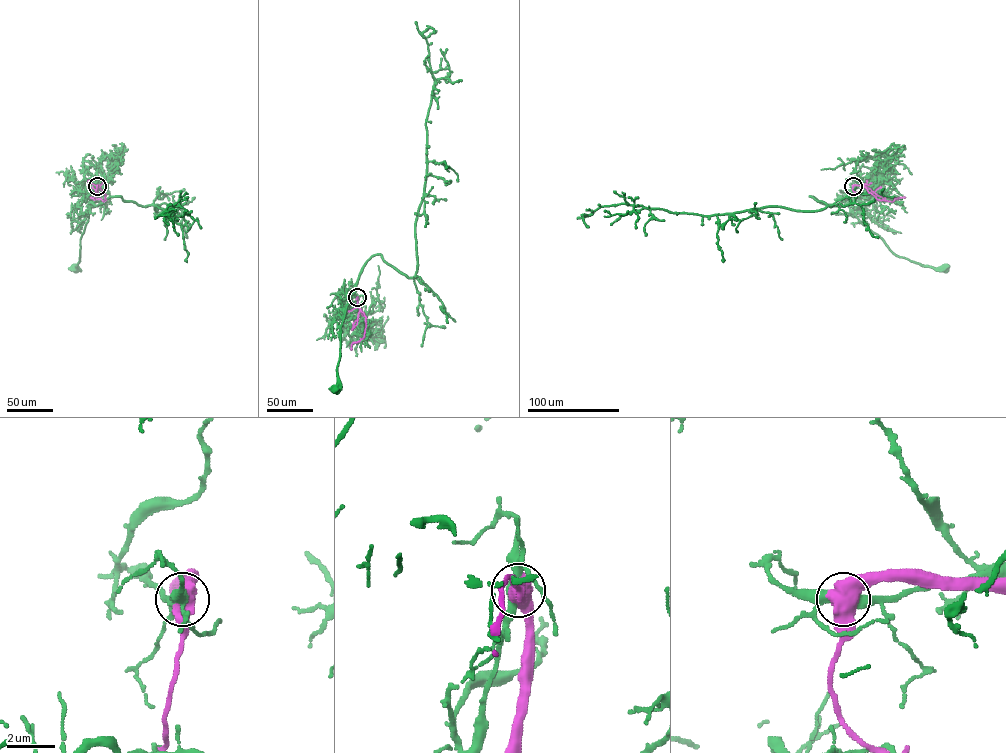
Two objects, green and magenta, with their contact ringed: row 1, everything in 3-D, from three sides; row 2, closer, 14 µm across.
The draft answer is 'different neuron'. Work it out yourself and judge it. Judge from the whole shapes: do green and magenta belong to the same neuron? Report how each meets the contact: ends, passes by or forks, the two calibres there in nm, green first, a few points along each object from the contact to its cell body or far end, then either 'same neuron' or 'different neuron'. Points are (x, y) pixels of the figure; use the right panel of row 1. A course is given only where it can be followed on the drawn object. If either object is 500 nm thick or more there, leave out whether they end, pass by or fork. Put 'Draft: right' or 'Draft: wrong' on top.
Draft: right
calibres 400 and 650 nm; course green (853, 186), (861, 184), (865, 188), (850, 202), (853, 213), (893, 253), (923, 266), (945, 267); course magenta (853, 186), (863, 185), (878, 199), (892, 201), (905, 197); different neuron

